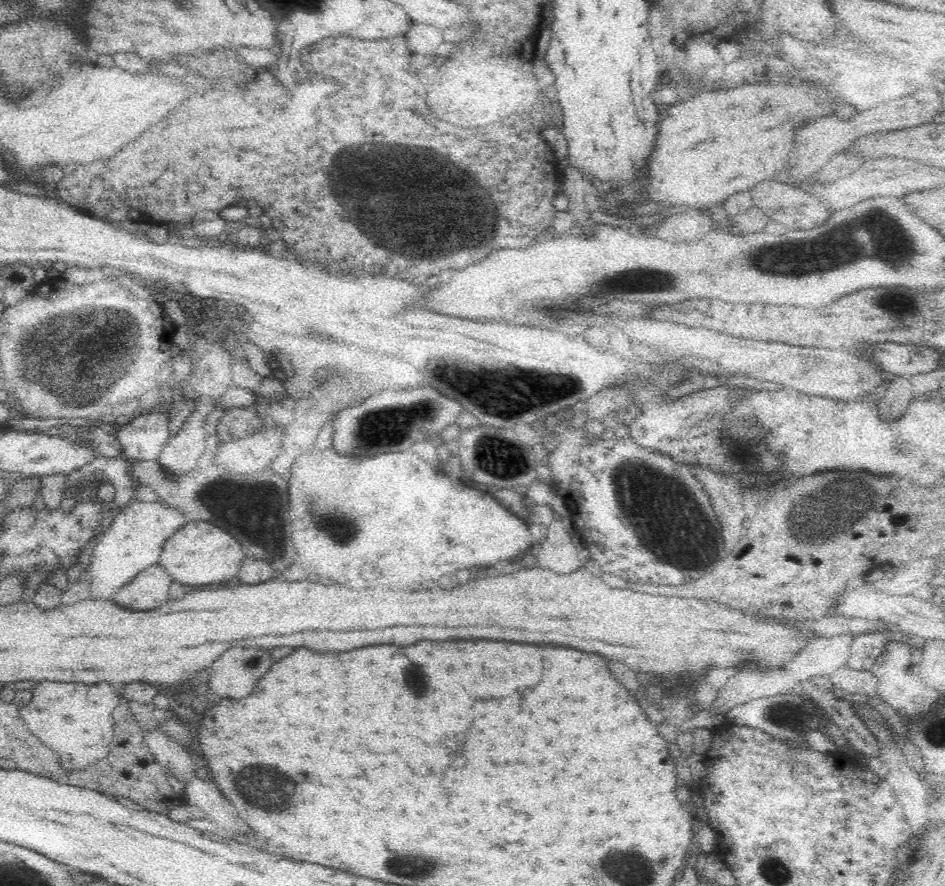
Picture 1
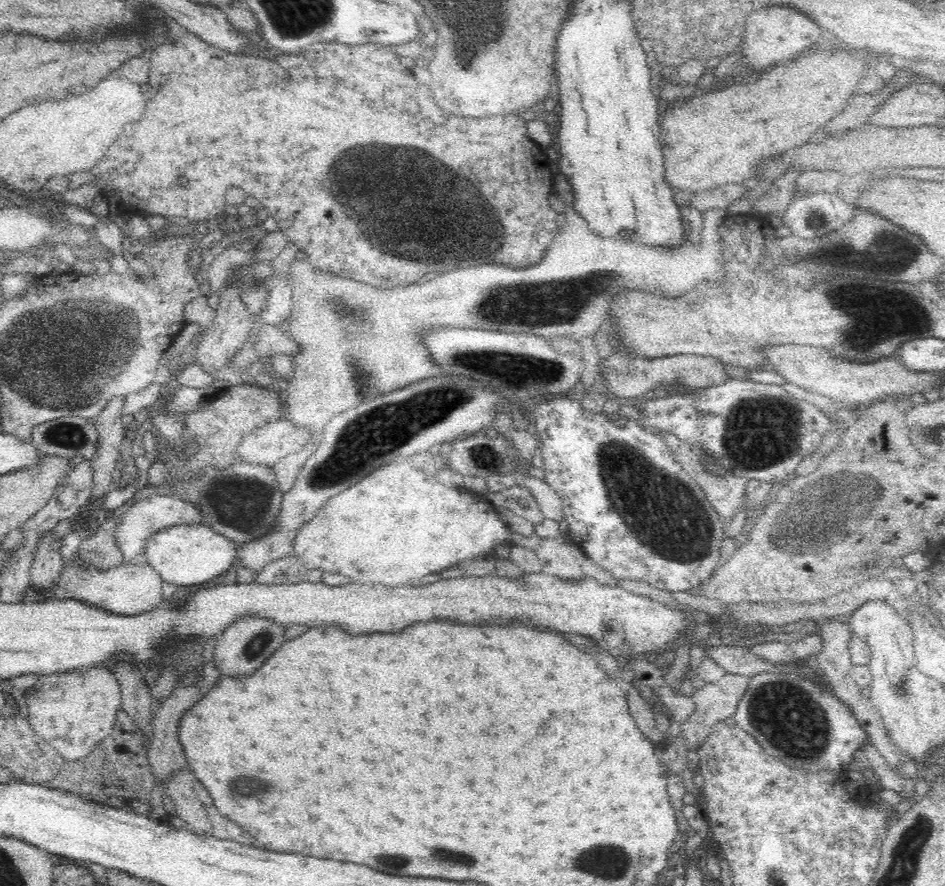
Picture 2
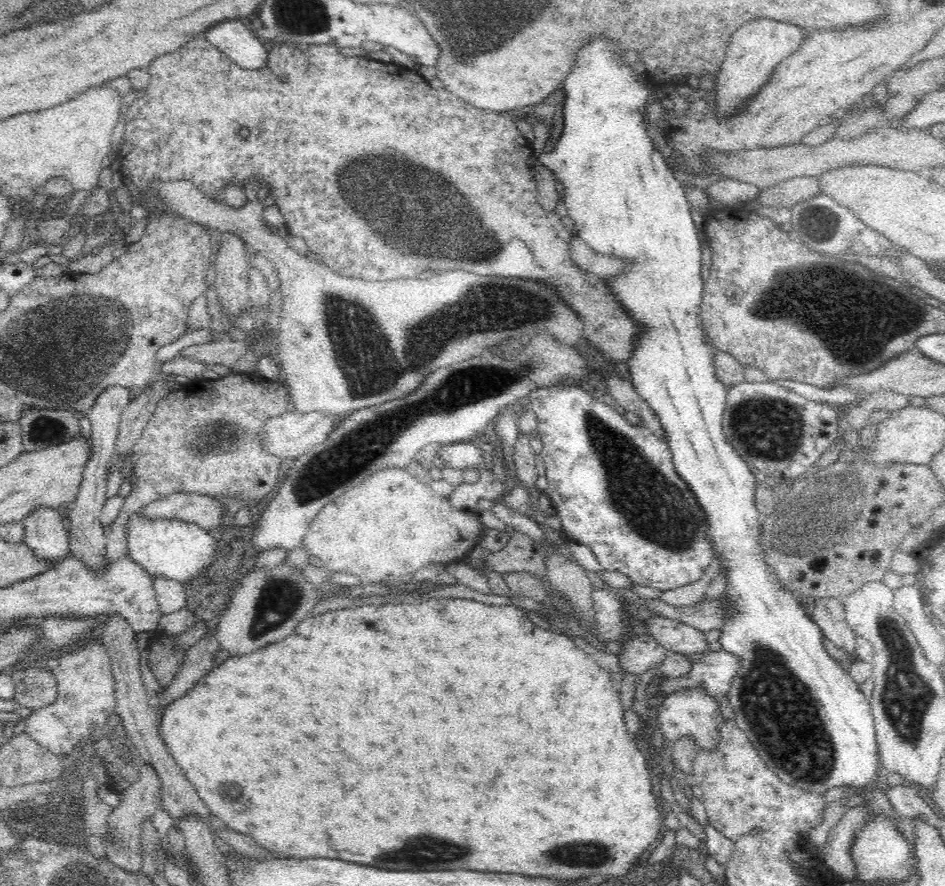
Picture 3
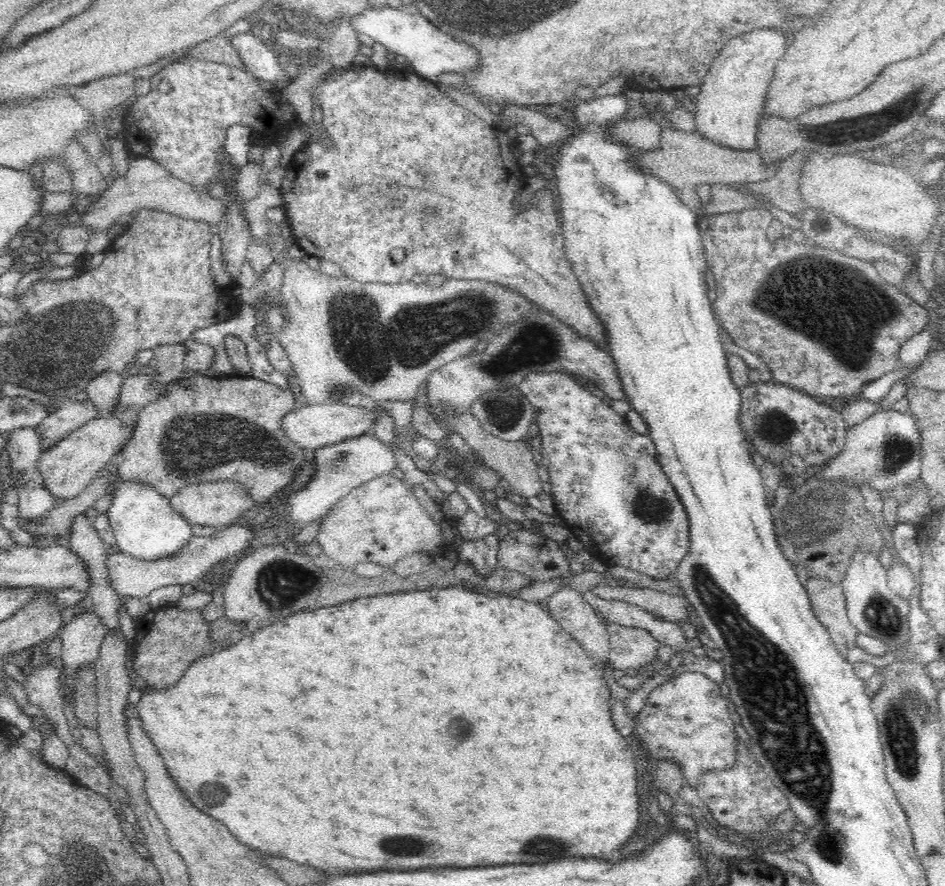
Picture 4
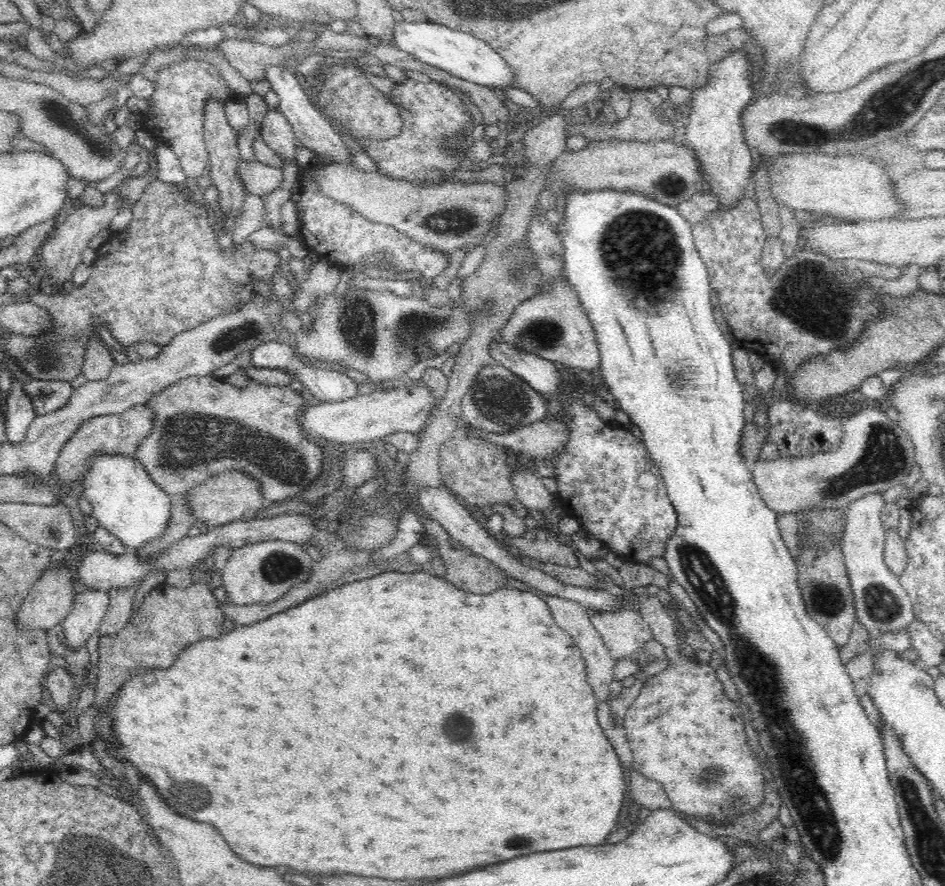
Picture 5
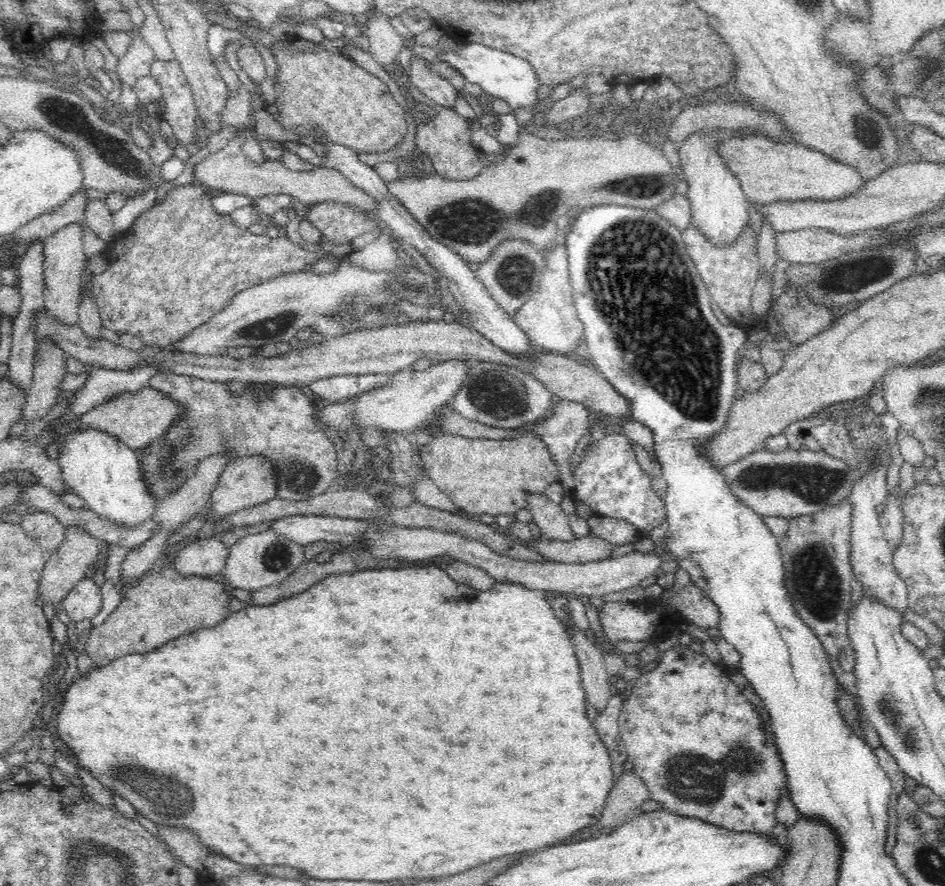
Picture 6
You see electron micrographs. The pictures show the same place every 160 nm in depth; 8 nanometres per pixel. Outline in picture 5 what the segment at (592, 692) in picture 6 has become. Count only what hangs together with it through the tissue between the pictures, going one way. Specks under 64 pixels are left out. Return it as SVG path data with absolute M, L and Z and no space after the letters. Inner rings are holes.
M539 591L537 594L551 610L555 623L564 629L574 639L576 646L579 646L580 652L584 657L586 663L586 676L588 683L592 686L594 692L596 692L596 698L598 702L608 702L607 698L610 694L610 685L614 680L614 662L611 654L604 645L604 639L600 636L600 633L596 631L591 623L591 611L586 607L582 607L573 600L566 600L557 596L549 595L548 593Z

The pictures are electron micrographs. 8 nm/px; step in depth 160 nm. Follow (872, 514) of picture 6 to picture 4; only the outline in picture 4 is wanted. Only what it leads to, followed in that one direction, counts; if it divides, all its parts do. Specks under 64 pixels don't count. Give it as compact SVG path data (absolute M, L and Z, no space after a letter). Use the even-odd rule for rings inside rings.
M861 549L857 551L843 580L845 607L848 618L857 631L872 638L881 638L887 644L887 652L898 650L904 642L910 640L908 627L909 601L897 596L888 584L888 570L884 569L876 555Z

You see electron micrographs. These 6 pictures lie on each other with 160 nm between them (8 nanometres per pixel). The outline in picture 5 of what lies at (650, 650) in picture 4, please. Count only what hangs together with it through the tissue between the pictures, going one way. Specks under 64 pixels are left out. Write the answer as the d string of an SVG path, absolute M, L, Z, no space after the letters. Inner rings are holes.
M630 608L597 615L591 613L590 620L615 661L622 658L637 660L644 644L653 638L649 624L640 613Z

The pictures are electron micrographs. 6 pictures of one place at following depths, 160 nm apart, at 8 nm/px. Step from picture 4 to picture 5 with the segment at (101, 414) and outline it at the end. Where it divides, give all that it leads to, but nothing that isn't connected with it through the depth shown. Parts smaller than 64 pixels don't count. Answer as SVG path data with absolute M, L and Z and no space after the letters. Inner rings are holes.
M94 333L93 336L90 336L86 352L84 352L82 372L86 380L90 382L92 380L106 380L110 376L114 365L110 350L108 351L108 347L100 339L100 335Z

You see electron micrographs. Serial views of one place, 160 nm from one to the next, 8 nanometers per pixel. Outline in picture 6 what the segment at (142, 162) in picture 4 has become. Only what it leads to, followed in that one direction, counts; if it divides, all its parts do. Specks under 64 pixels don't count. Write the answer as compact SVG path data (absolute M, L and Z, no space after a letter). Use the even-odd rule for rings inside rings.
M72 223L56 230L54 234L43 240L44 243L44 309L48 315L56 317L66 325L76 325L79 321L78 297L82 287L82 270L87 258L84 251L84 227L80 223Z

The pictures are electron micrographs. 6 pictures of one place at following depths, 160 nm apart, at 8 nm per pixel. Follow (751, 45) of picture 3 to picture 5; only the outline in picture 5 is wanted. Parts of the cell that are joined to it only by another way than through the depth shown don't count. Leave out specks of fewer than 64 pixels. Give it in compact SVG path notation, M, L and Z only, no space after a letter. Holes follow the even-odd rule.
M744 50L730 52L724 60L710 66L707 83L693 91L693 103L689 108L688 125L685 126L686 145L692 147L700 161L702 180L711 184L721 206L717 210L734 208L744 200L744 192L752 172L752 152L744 139L742 112L754 102L752 87L752 64Z

